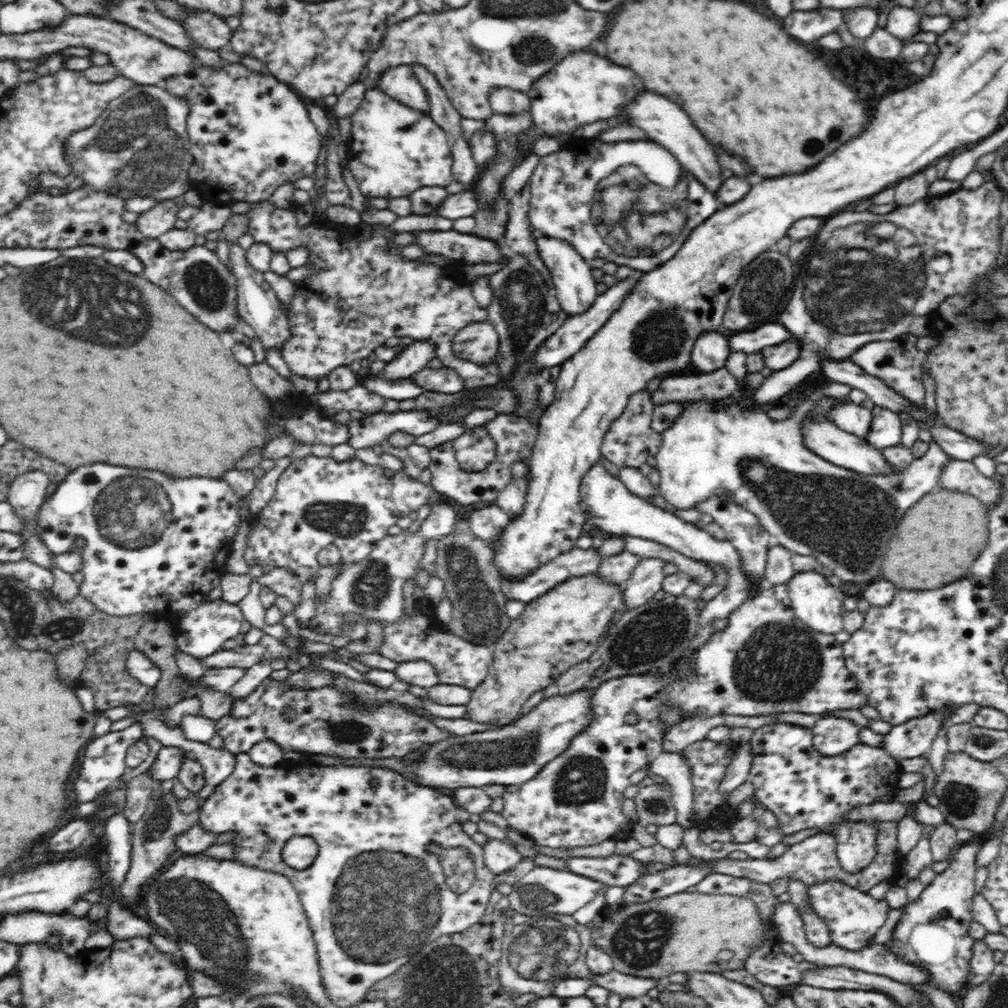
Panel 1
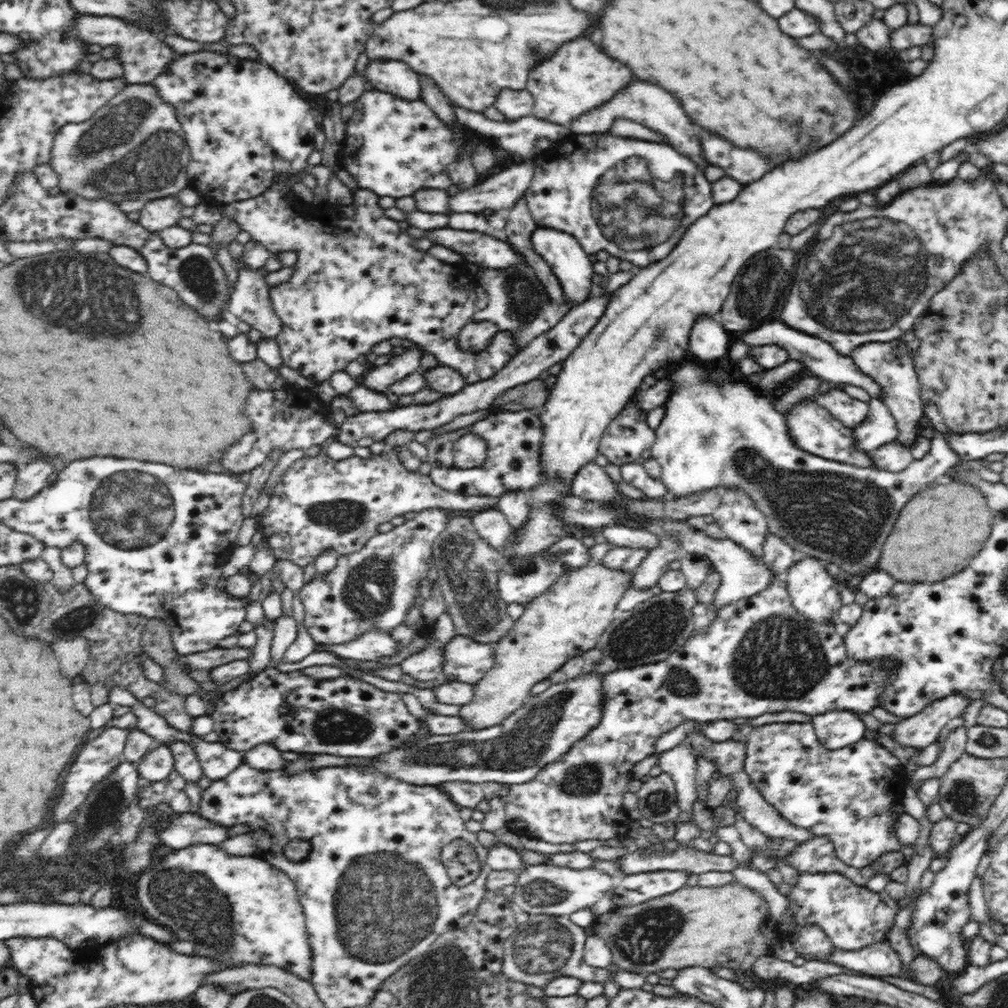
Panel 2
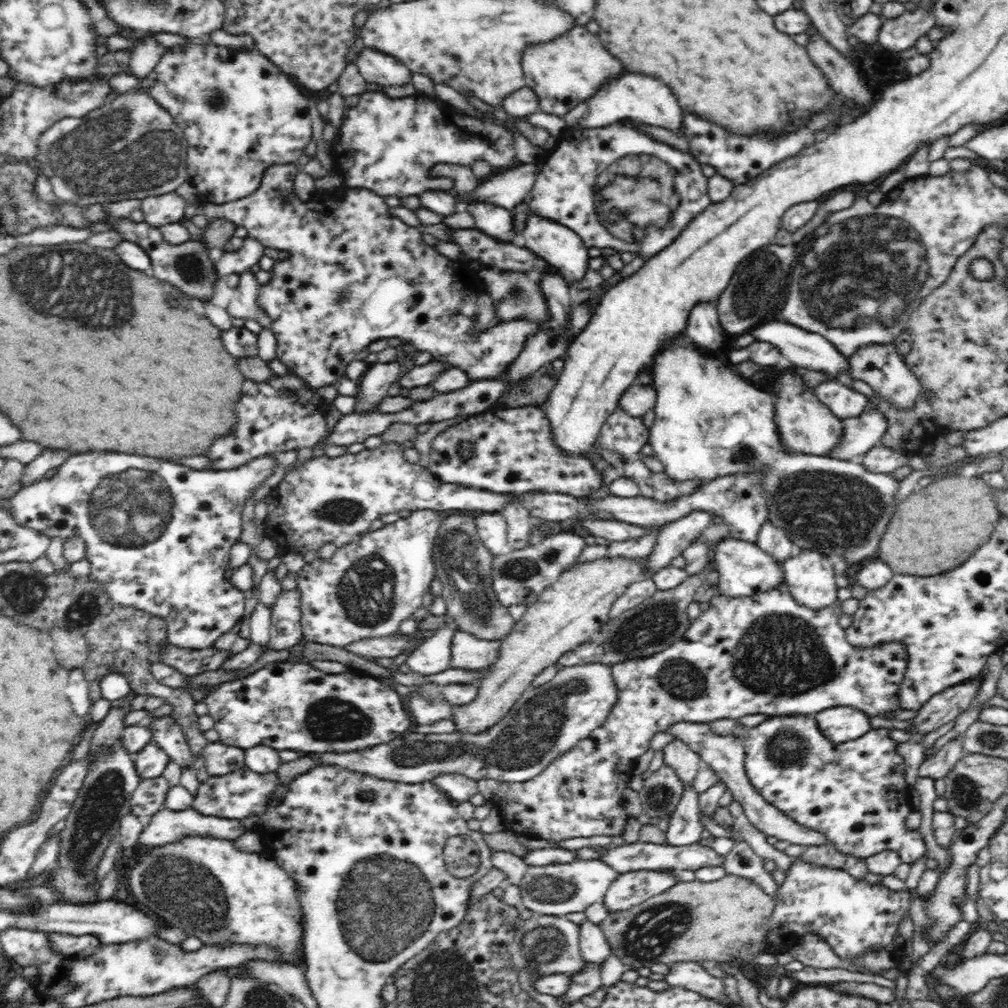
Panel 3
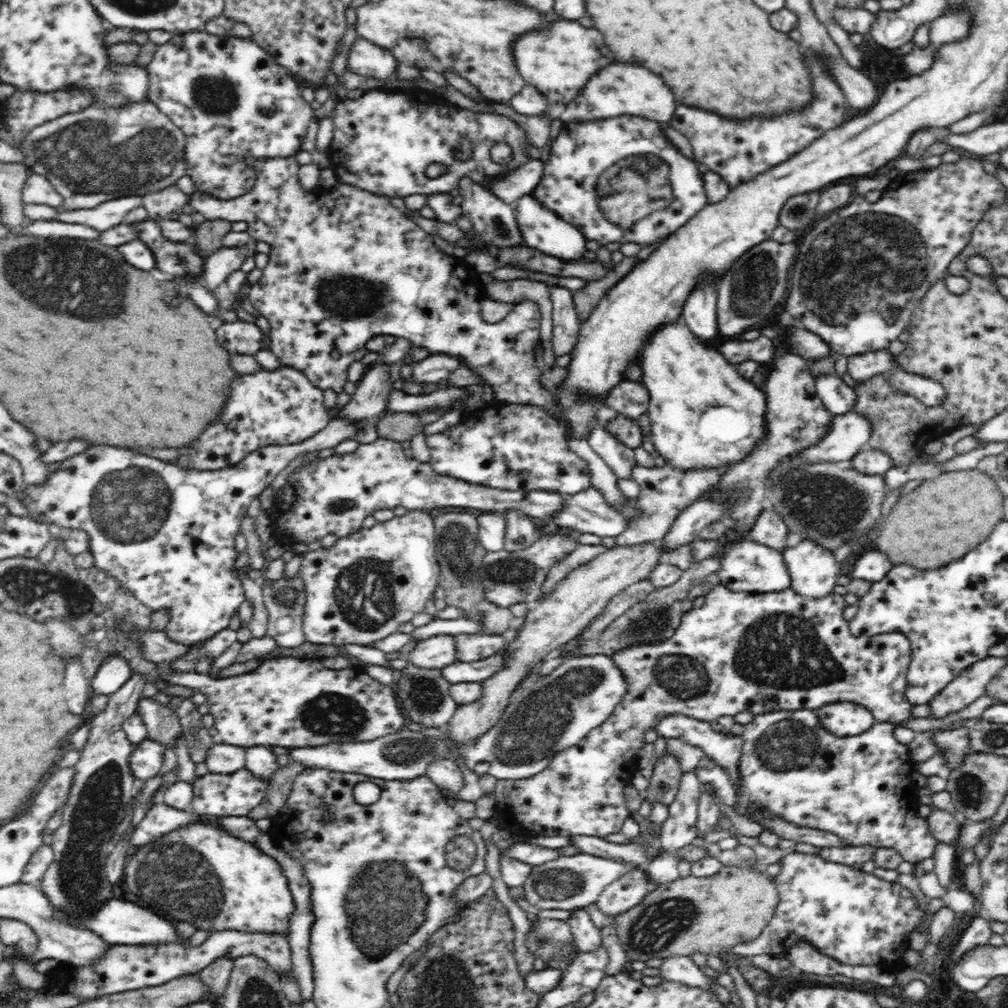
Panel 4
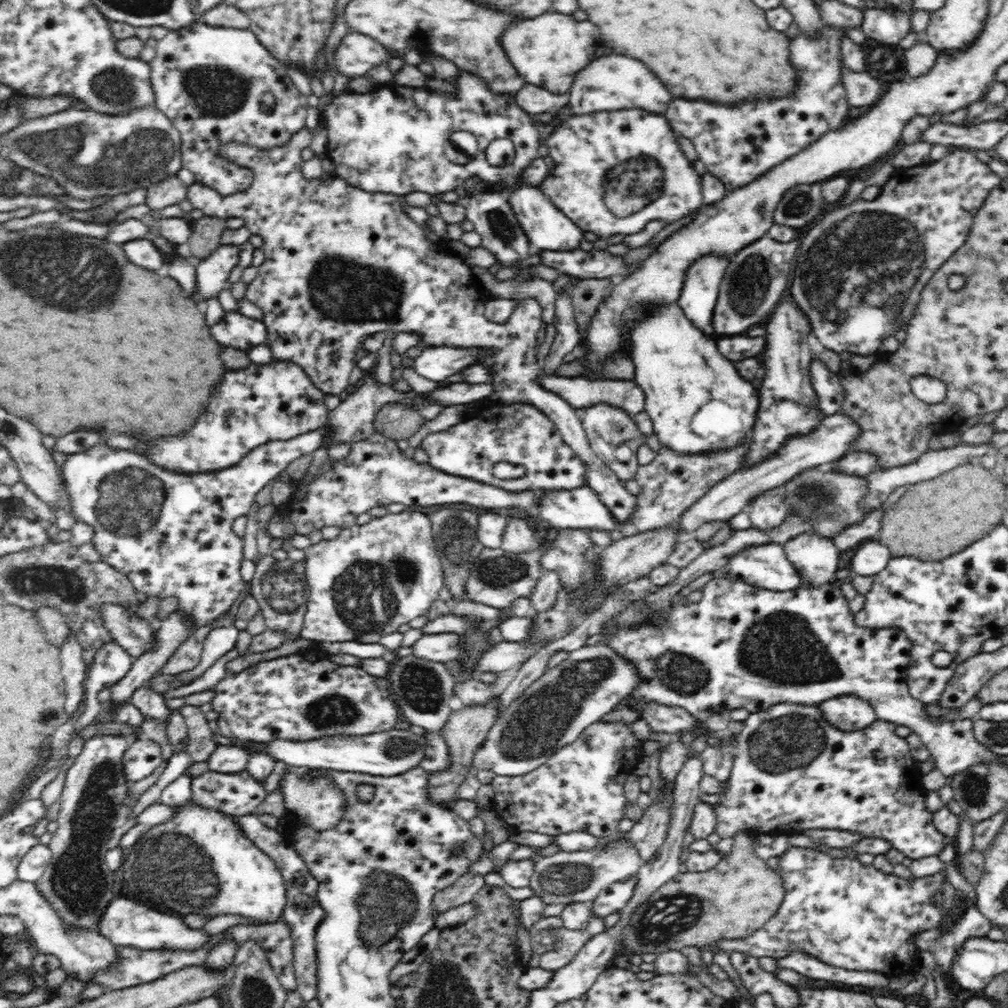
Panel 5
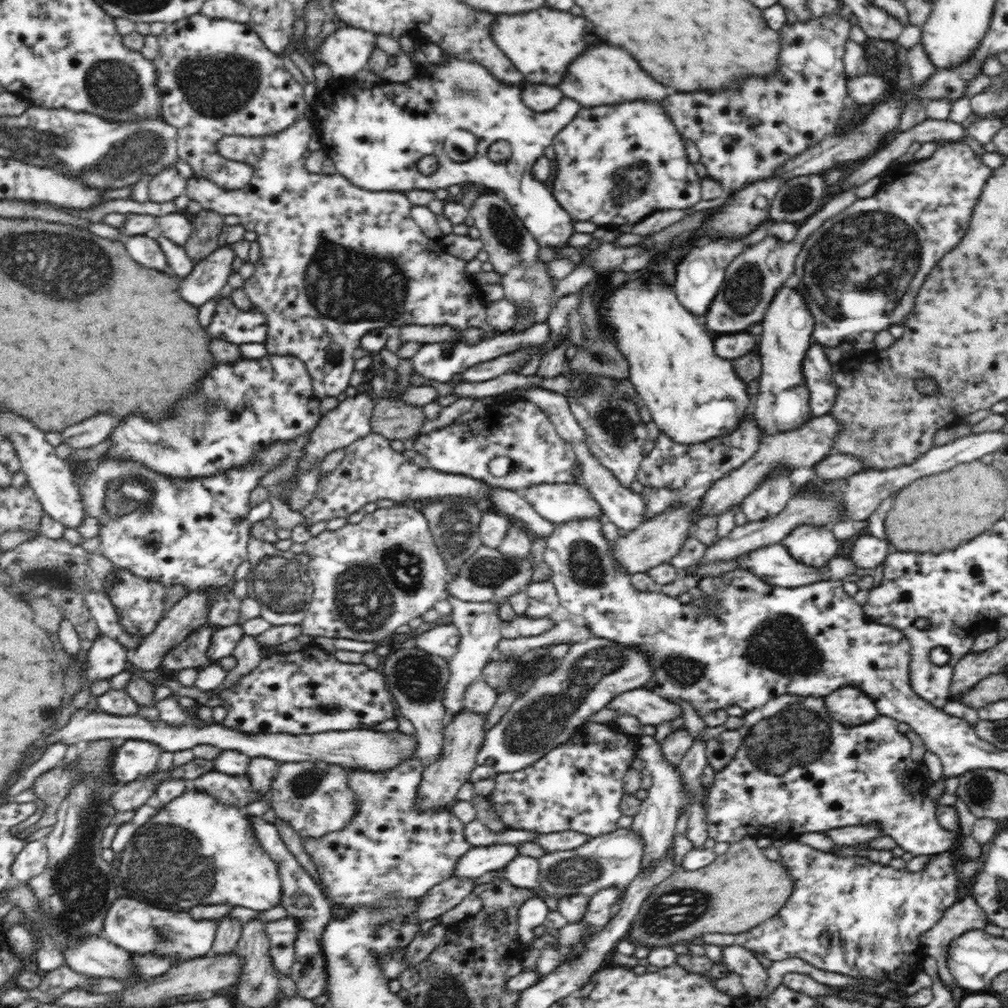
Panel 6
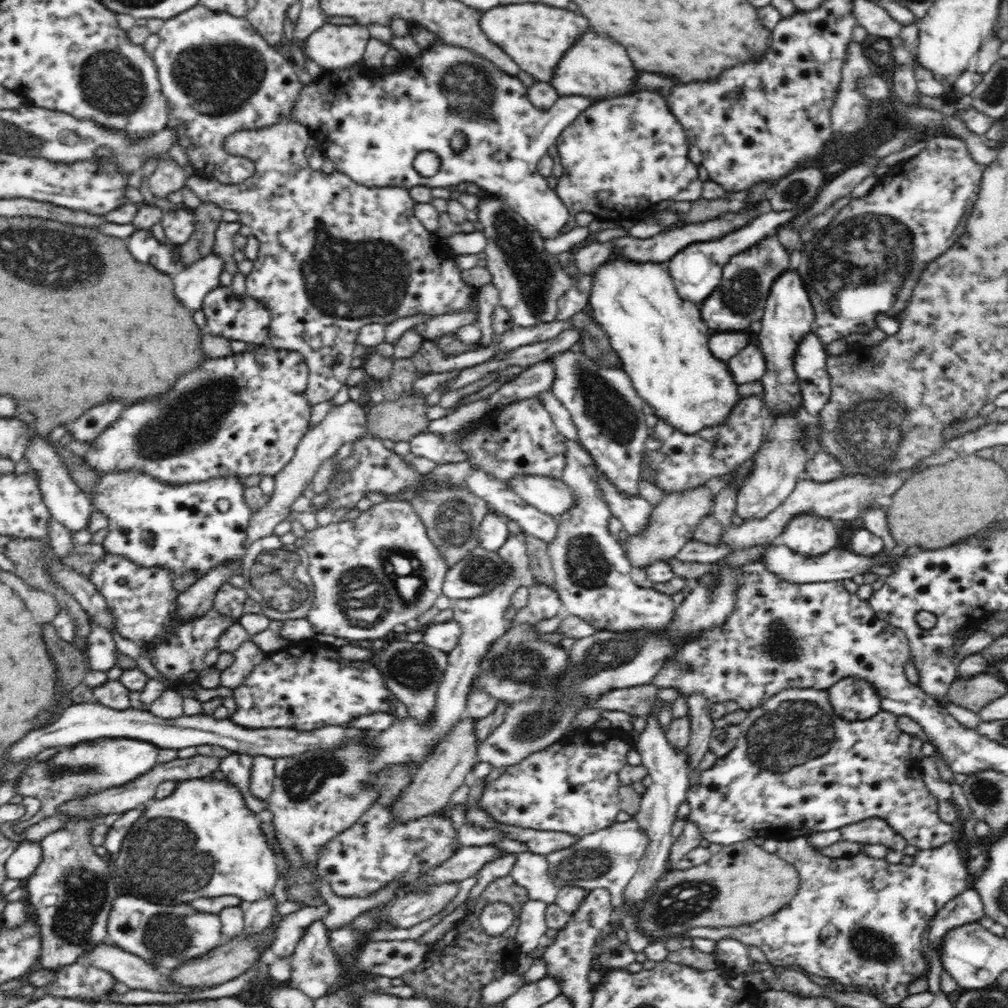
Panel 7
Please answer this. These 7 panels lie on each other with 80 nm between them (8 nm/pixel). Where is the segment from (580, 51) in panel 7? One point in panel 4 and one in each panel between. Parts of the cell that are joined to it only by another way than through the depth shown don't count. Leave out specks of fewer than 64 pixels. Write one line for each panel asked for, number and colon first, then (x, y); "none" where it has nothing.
4: (618, 89)
5: (612, 82)
6: (602, 76)

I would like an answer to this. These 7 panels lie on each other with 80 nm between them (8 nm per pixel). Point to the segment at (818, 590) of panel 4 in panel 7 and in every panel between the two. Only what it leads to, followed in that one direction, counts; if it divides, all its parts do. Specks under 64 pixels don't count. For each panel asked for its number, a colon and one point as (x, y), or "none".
5: (815, 559)
6: (813, 545)
7: (806, 534)

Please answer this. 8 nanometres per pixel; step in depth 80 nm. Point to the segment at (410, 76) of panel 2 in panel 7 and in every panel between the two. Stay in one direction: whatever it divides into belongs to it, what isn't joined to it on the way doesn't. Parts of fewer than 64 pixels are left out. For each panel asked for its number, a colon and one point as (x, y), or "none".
3: (376, 67)
4: (366, 58)
5: (357, 54)
6: (346, 51)
7: (333, 47)

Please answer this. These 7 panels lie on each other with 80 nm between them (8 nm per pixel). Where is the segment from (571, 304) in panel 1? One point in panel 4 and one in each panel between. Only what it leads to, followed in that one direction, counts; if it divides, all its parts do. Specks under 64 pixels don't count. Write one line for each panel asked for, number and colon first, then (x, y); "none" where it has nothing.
2: (571, 265)
3: (562, 247)
4: (543, 230)

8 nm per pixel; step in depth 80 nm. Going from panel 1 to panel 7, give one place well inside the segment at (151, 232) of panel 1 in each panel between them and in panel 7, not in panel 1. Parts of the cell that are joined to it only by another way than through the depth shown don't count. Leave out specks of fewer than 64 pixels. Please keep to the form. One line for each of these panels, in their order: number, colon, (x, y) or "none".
2: (157, 214)
3: (157, 210)
4: (158, 205)
5: (170, 191)
6: (166, 186)
7: (168, 177)

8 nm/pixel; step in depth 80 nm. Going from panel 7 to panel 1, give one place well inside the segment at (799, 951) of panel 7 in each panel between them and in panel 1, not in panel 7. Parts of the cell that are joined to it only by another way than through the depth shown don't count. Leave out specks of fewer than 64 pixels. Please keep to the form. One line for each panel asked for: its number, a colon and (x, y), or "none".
1: (853, 917)
2: (853, 917)
3: (854, 917)
4: (853, 917)
5: (848, 915)
6: (846, 914)

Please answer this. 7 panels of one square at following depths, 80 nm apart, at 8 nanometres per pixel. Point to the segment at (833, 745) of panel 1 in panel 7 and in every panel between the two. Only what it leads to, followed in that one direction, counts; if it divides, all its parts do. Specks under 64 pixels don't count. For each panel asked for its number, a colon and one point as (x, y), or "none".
2: (836, 729)
3: (841, 723)
4: (841, 718)
5: (848, 713)
6: (850, 706)
7: (853, 699)

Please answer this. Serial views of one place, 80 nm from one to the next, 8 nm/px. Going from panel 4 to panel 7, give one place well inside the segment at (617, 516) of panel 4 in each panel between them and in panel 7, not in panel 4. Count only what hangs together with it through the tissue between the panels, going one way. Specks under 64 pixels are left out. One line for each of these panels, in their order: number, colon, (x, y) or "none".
5: (580, 508)
6: (558, 503)
7: (551, 496)

